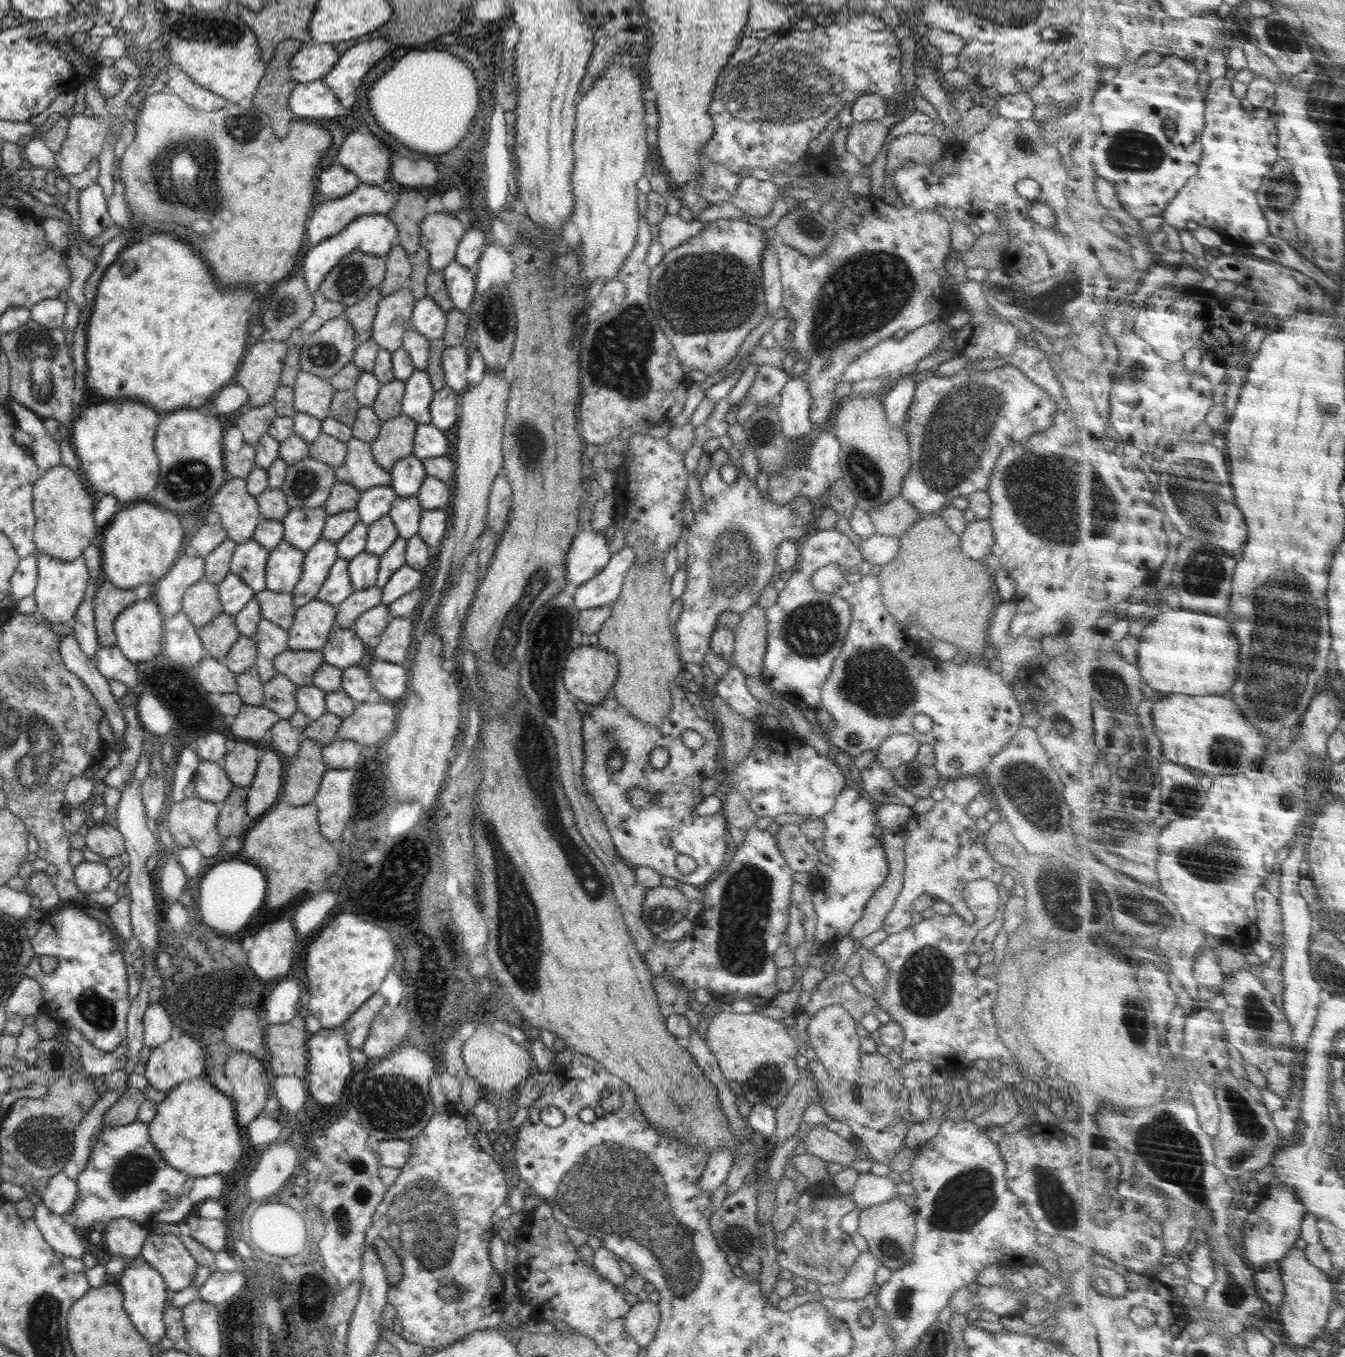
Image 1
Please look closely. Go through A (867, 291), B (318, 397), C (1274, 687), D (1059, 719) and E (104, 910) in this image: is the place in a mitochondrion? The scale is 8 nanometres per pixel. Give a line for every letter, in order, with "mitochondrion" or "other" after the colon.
A: mitochondrion
B: other
C: mitochondrion
D: other
E: other

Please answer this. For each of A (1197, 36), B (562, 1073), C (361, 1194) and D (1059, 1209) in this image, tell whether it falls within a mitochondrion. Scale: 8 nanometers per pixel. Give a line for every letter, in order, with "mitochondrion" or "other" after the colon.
A: other
B: other
C: mitochondrion
D: mitochondrion

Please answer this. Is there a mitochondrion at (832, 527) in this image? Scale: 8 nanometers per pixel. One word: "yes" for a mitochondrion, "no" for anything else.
no

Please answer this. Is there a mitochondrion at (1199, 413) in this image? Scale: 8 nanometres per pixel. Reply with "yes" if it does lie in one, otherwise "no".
no

